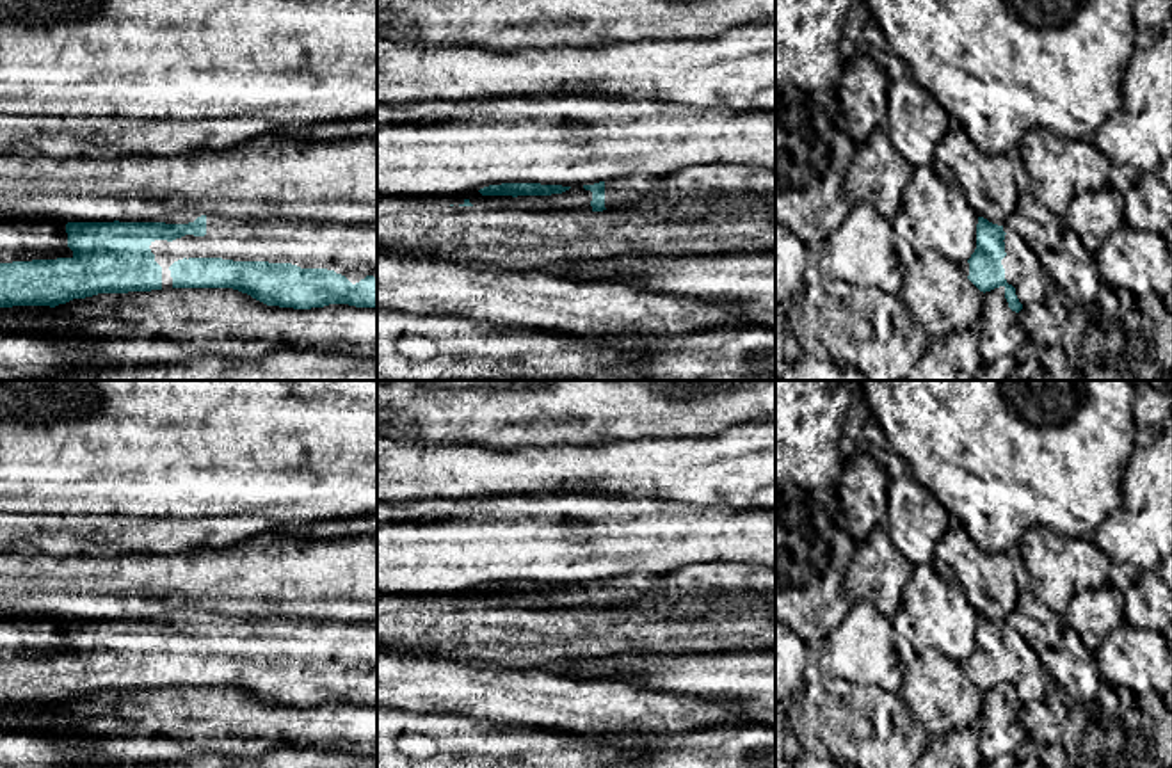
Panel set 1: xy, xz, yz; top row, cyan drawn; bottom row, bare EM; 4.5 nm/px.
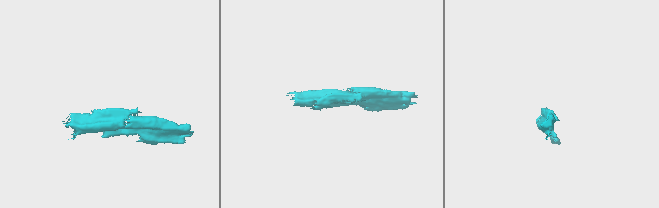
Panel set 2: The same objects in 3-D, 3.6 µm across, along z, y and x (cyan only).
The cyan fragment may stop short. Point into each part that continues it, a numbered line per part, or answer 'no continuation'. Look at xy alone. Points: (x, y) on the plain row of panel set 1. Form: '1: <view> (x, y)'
1: xy (347, 646)

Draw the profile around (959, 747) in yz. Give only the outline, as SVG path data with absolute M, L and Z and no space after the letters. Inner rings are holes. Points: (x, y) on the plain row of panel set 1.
M966 727L930 736L912 768L980 768L982 763L978 731Z

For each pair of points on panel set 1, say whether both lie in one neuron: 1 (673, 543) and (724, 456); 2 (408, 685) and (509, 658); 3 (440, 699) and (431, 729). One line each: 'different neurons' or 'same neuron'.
1: different neurons
2: different neurons
3: different neurons

